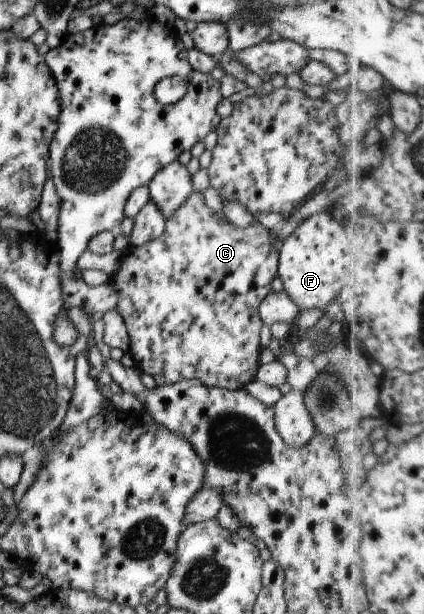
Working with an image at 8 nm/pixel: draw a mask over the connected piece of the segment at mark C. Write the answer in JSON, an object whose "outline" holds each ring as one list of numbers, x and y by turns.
{"outline":[[192,192,190,197,168,219,165,219,164,233,160,237,144,243,143,246,130,246,124,249,120,256,120,269,114,277,110,278,118,295,114,314,122,317,126,326,128,332,127,353,132,357,134,367,148,373,156,385,171,384,181,379,198,379,206,387,232,391,243,388,254,380,254,375,260,364,258,356,262,348,258,343,258,331,260,331,262,322,257,314,257,309,262,298,271,291,272,279,277,276,277,250,277,243,268,237,268,231,262,227,262,224,254,223,254,225,239,229,230,224,226,218,220,219,220,217,216,217,216,213,208,211,208,207,204,205,204,196]]}

